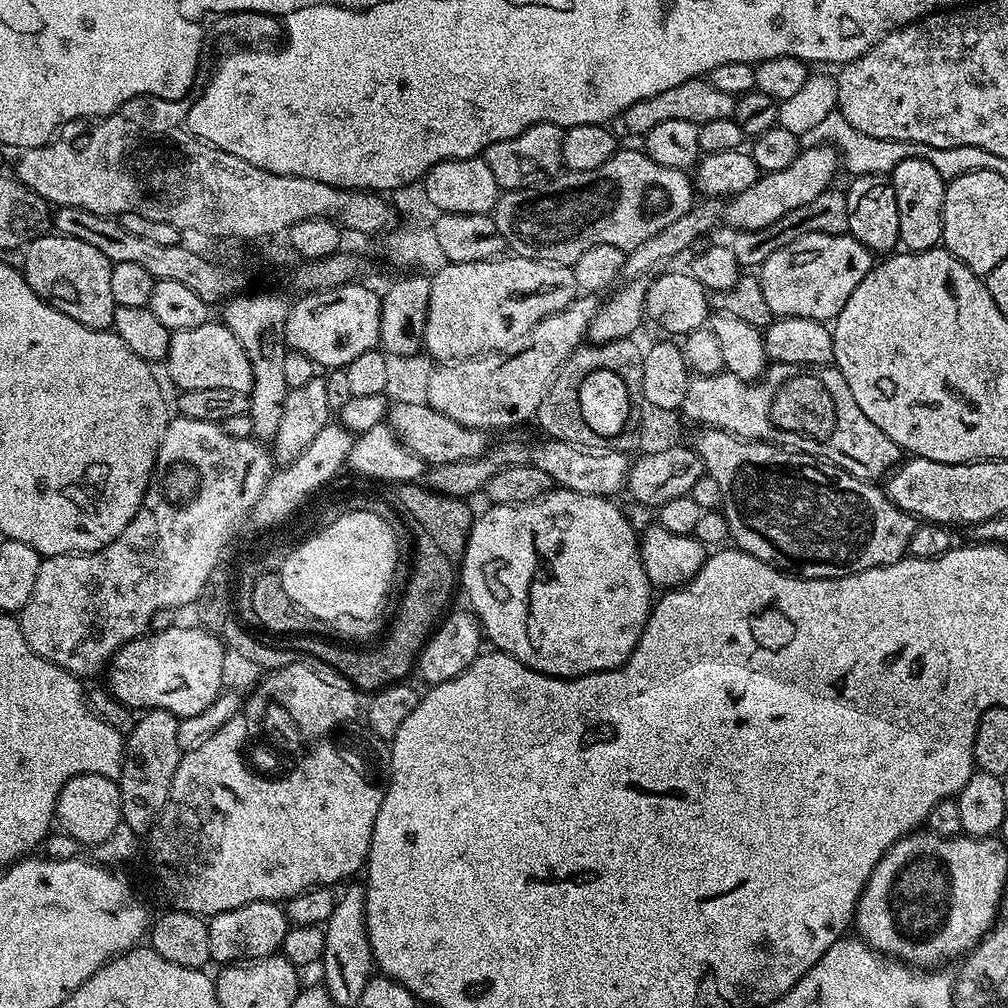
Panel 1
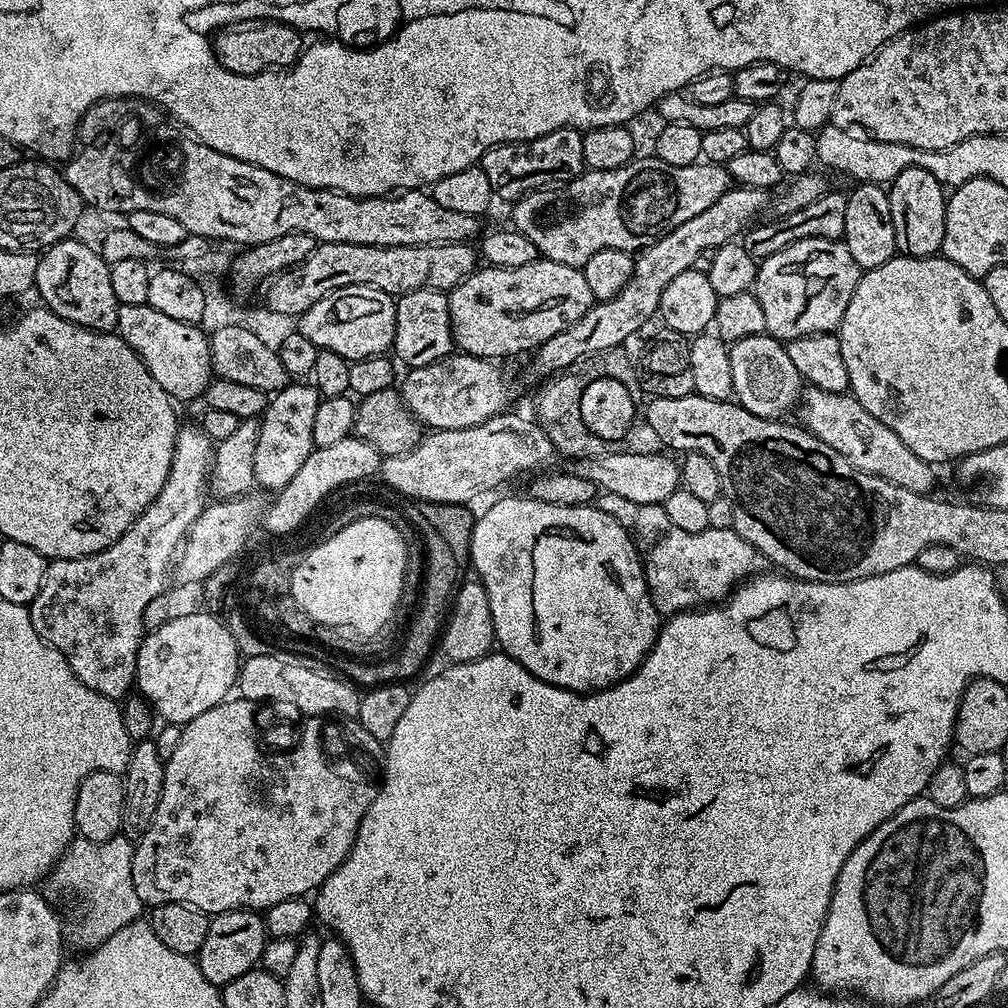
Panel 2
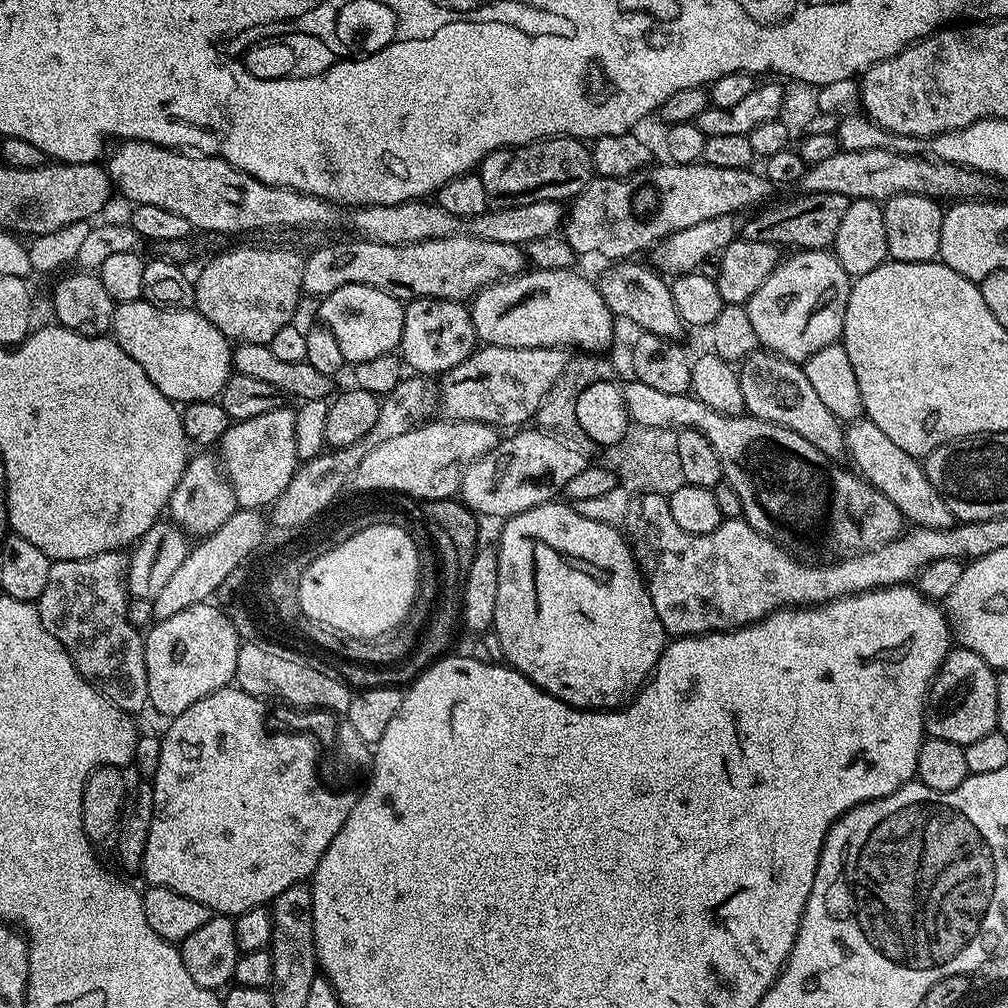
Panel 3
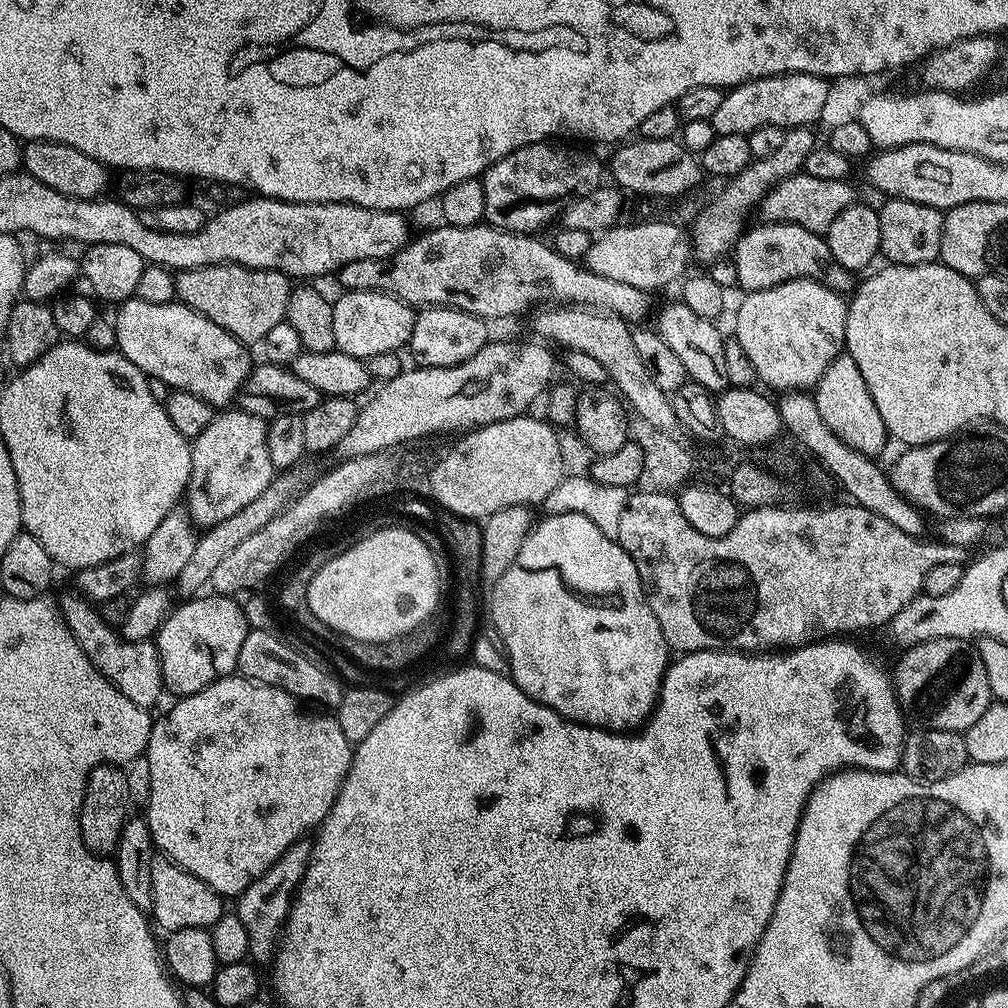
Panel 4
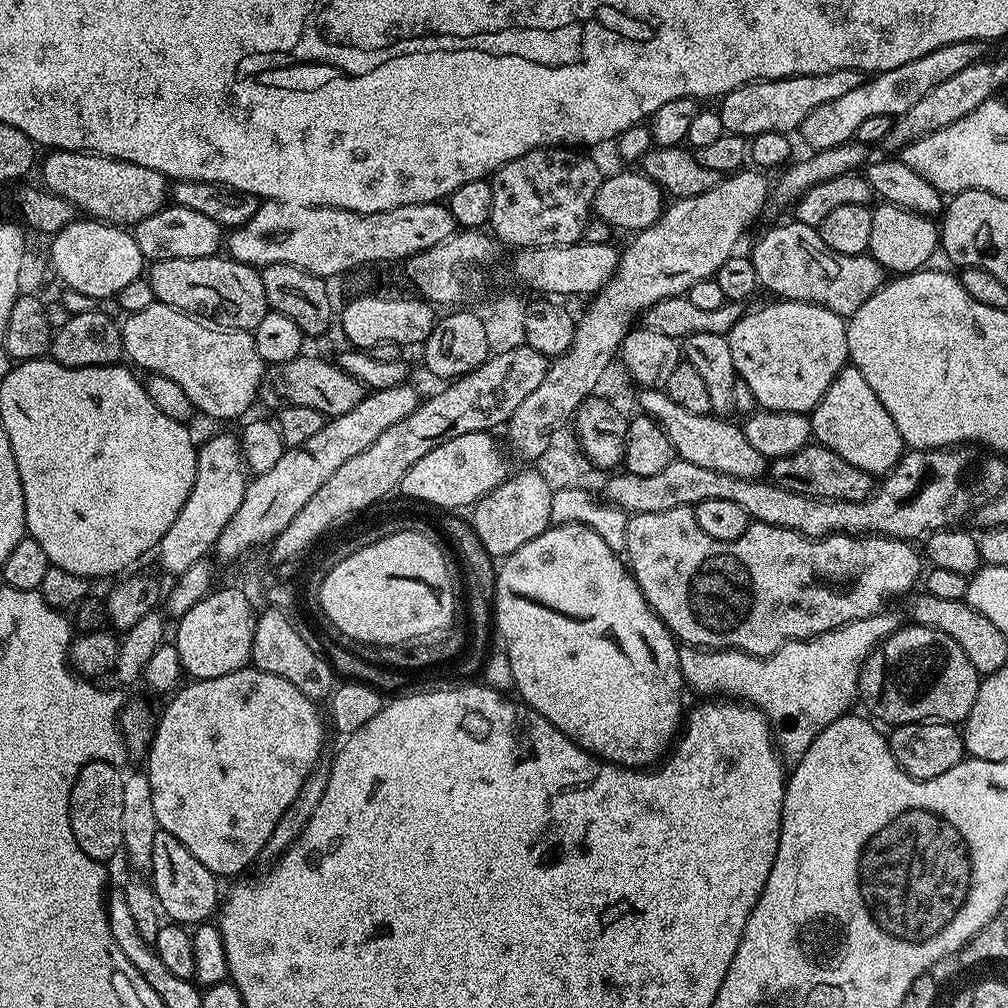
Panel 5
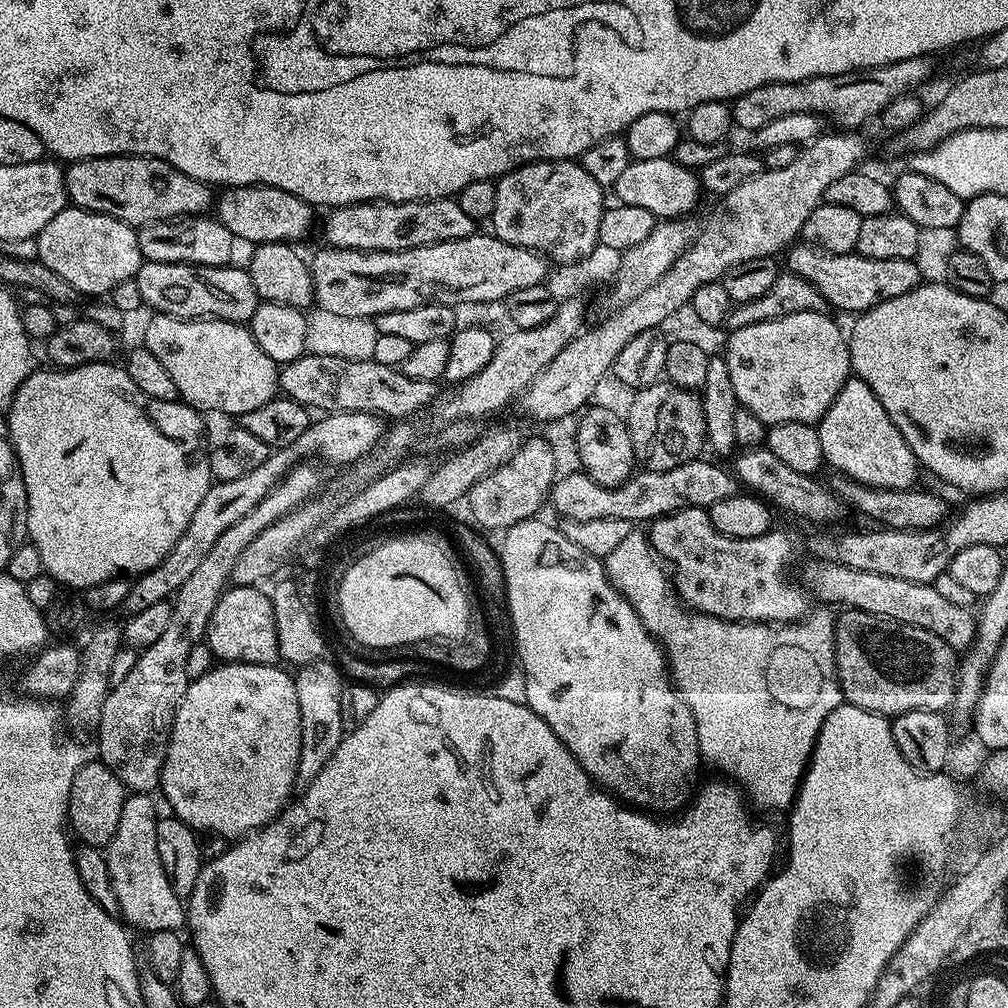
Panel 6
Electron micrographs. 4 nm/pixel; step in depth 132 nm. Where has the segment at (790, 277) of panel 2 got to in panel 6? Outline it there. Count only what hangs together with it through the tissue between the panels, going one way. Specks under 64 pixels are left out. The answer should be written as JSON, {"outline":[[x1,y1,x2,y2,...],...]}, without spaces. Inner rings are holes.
{"outline":[[820,310,799,312,798,314,790,314,786,318,778,318,770,322,758,322,754,326,742,326,742,330,731,333,727,337,729,340,726,359,730,366,730,382,734,382,734,394,739,407,758,414,758,418,762,418,762,422,769,426,781,424,782,422,802,422,803,424,815,425,826,414,826,410,830,410,830,406,836,401,836,395,840,393,842,386,850,379,852,356,848,352,848,341,845,333,840,333,839,326,830,317,823,316,822,313,823,311]]}

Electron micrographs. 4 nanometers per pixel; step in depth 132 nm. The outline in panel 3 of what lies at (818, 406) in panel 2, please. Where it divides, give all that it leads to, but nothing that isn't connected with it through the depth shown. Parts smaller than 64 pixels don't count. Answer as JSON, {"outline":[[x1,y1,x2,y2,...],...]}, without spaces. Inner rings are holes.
{"outline":[[861,418,851,421,844,429,844,446,847,455,852,455,851,463,855,471,879,492,886,494,886,498,890,498,890,502,898,506,909,525,921,528,951,528,957,523,950,506,946,506,938,490,930,486,923,463,917,457,906,454,906,450,894,446,893,440,886,438,886,434,882,434,882,430,878,430,872,420]]}

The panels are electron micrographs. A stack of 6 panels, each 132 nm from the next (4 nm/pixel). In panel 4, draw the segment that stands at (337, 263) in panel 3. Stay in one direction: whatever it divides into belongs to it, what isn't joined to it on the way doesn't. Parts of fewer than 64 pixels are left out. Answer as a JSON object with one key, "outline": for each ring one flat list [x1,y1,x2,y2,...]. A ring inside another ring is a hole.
{"outline":[[487,222,474,226,439,226,425,236,409,239,402,250,386,258,362,258,342,266,338,273,340,288,350,292,385,292,413,306,439,306,466,310,475,316,483,316,492,322,495,316,516,316,531,304,544,306,551,302,556,306,583,306,608,312,636,326,648,316,652,308,653,293,638,290,626,282,614,282,614,278,596,276,587,266,581,266,570,258,562,258,551,243,543,244,535,235,508,232,505,228,494,228]]}

